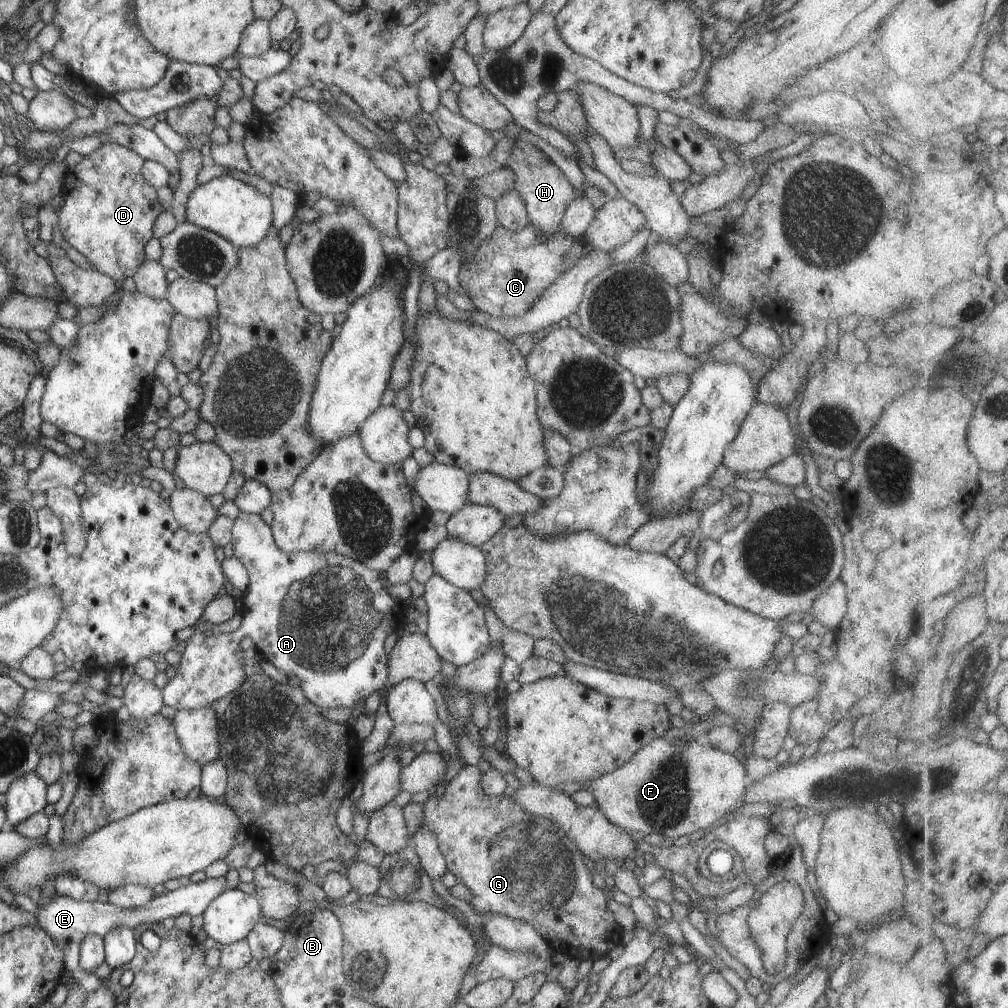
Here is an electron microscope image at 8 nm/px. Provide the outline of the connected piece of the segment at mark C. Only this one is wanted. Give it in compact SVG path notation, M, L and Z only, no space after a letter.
M529 222L515 232L496 226L491 234L479 244L478 249L474 252L474 259L471 259L470 263L460 264L458 283L466 296L470 298L470 304L485 316L493 318L520 317L533 306L538 296L561 273L565 272L561 269L563 257L575 240L577 238L566 235L561 230L560 224L559 229L552 234L552 237L546 237L545 233L540 235L540 230L530 225Z

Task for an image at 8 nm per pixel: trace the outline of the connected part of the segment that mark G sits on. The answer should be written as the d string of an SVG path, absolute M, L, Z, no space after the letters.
M464 764L450 783L444 785L445 793L443 796L440 798L432 796L422 806L421 825L429 827L435 833L438 849L443 855L446 870L454 874L459 884L466 886L471 891L472 899L468 900L467 904L473 908L475 914L480 918L497 913L530 924L535 929L535 932L546 940L553 952L562 952L568 958L577 959L579 962L589 959L592 963L600 964L605 959L609 950L615 947L621 940L621 930L615 923L611 911L607 909L608 893L605 890L593 886L591 883L592 872L588 871L585 867L581 861L581 858L583 858L582 854L565 832L550 820L526 813L505 794L495 796L486 795L478 785L481 775L482 773L477 766Z

